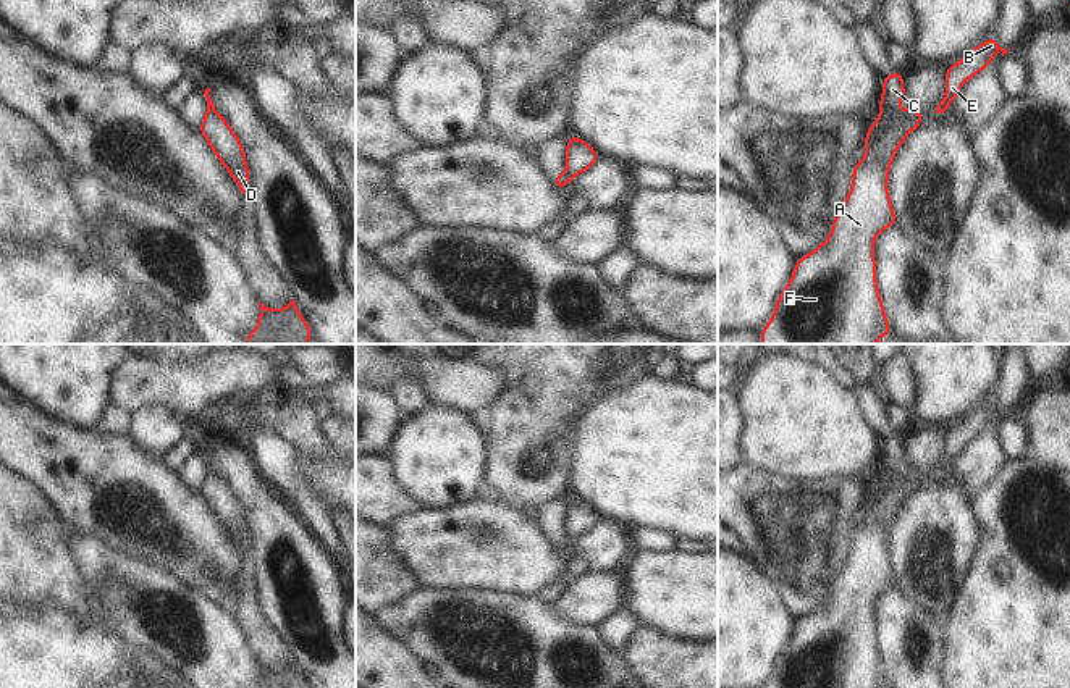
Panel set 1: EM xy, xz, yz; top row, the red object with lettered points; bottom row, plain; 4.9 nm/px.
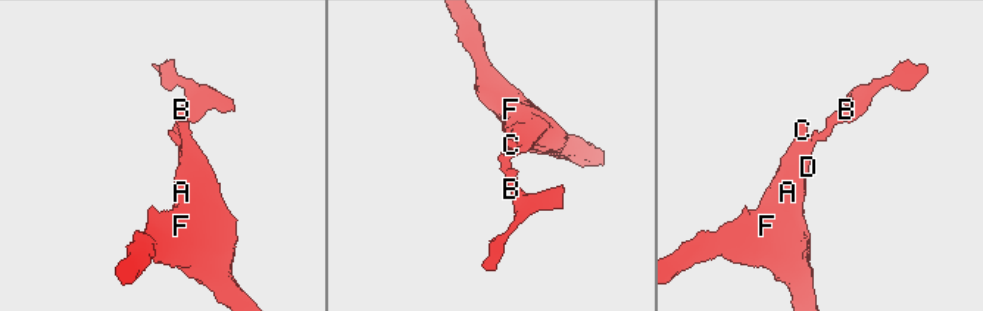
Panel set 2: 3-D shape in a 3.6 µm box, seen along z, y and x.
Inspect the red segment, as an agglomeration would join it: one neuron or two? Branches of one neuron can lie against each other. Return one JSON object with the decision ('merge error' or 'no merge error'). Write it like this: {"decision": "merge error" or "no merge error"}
{"decision": "merge error"}

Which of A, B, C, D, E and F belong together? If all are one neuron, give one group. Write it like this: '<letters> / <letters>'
A C D F / B E

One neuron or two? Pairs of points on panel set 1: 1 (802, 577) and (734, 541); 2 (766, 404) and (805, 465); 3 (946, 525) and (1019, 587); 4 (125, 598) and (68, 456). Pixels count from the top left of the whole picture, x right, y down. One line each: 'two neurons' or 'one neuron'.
1: two neurons
2: one neuron
3: two neurons
4: two neurons

